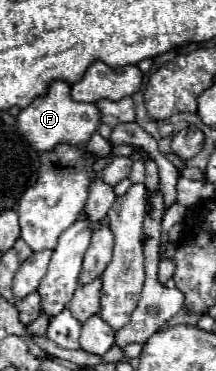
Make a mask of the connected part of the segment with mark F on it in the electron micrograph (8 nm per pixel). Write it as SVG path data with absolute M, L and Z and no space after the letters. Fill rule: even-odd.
M54 80L44 96L32 100L28 108L24 108L18 116L18 128L30 142L30 146L38 152L52 150L60 142L68 144L86 144L90 136L96 132L100 124L100 112L96 104L74 102L70 96L70 84L62 80Z

